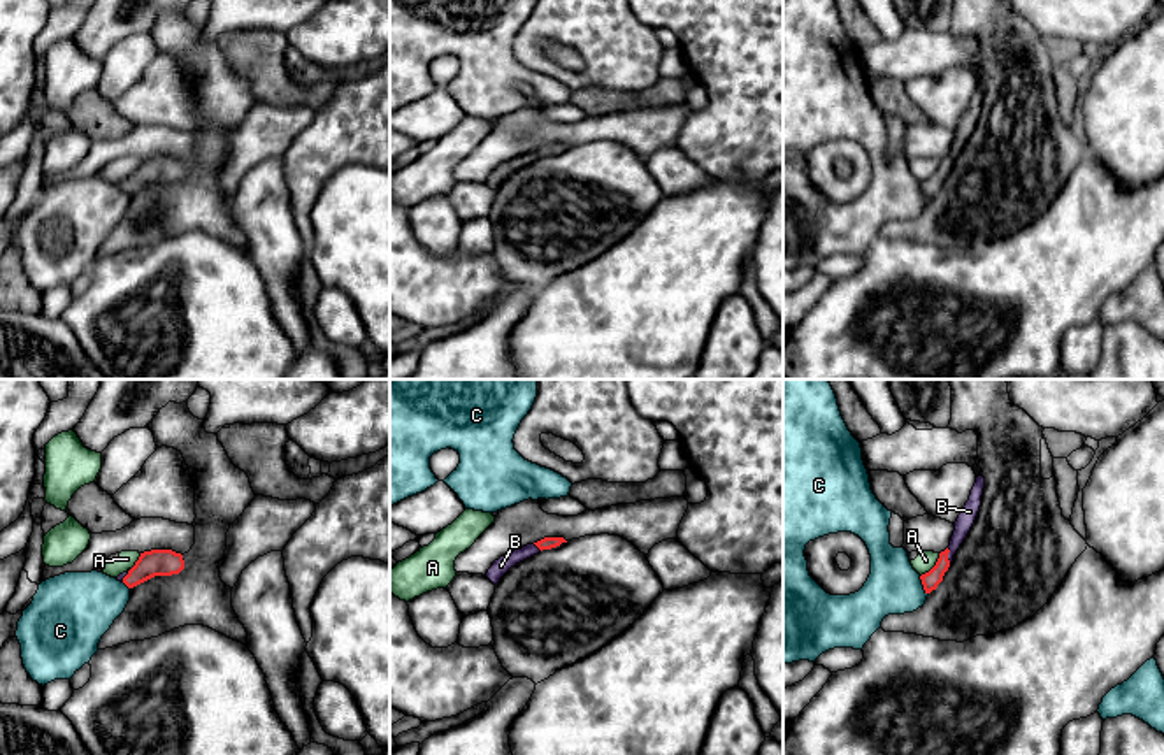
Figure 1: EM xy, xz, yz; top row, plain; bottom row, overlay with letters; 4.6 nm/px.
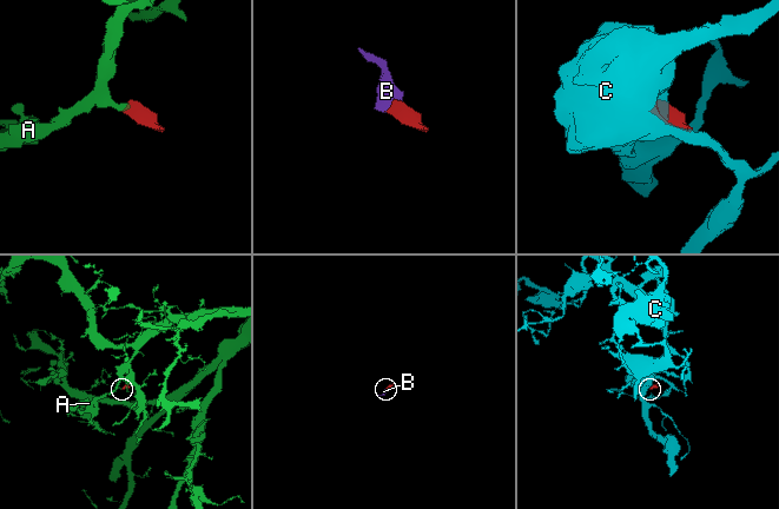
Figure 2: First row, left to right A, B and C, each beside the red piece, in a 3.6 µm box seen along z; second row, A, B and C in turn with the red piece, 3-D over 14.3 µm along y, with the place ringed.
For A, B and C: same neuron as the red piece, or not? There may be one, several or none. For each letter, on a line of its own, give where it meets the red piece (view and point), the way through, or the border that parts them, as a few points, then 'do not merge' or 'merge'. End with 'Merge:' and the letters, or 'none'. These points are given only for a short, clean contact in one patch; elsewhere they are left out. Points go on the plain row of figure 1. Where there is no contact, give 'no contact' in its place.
A: meets red in yz at (934, 172); border along yz (940, 160), (938, 167), (920, 183); do not merge
B: meets red in yz at (947, 162); runs through yz (934, 183), (947, 162), (970, 118); merge
C: meets red in yz at (922, 190); border along yz (919, 183), (927, 201); do not merge
Merge: B

